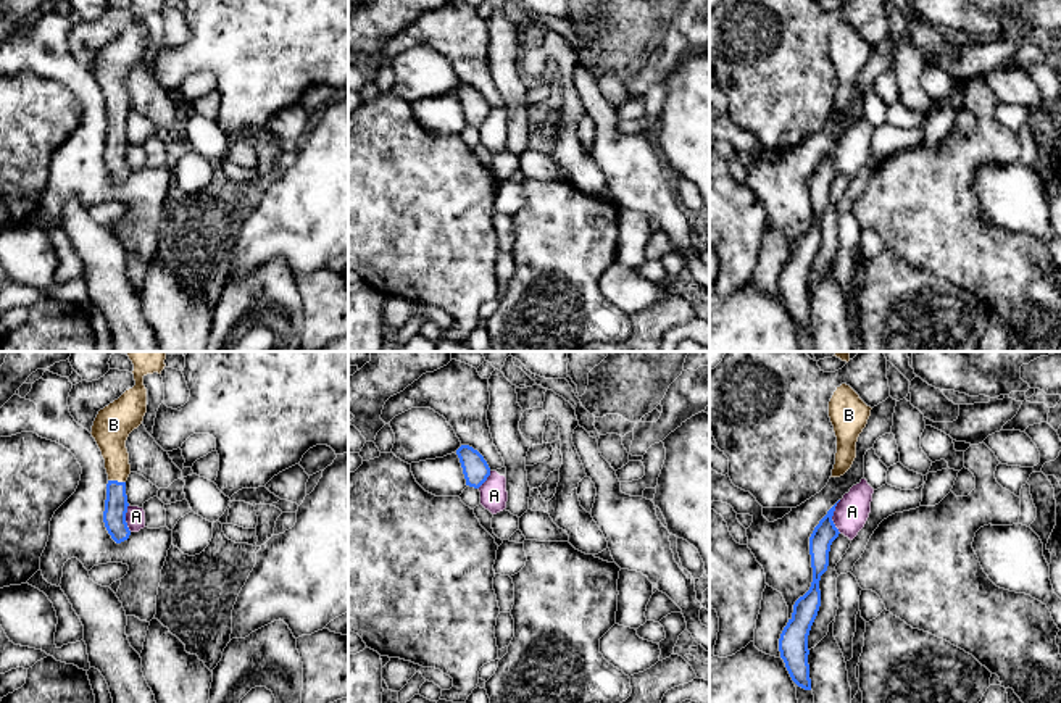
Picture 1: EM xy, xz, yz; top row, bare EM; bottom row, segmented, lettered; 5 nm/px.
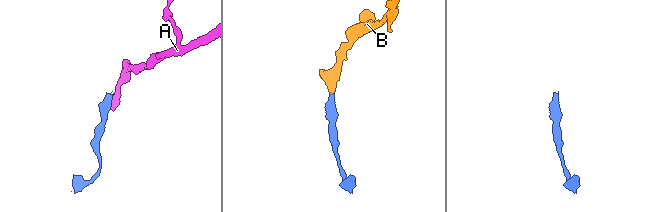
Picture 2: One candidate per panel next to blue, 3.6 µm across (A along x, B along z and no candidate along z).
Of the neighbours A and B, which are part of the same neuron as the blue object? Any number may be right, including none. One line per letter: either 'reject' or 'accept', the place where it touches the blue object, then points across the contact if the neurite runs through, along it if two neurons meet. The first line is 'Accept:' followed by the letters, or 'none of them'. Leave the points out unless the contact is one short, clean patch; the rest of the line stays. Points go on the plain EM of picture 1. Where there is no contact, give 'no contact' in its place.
Accept: B
A: reject; contact yz (832, 153); border yz (840, 139), (832, 155), (839, 171)
B: accept; contact xy (116, 120); way xy (116, 142), (116, 120), (112, 70)

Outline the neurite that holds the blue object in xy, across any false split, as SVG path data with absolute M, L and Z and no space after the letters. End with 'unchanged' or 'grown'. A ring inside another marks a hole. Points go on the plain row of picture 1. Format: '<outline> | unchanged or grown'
M132 0L135 24L126 29L118 39L98 50L92 76L95 77L108 113L103 161L116 182L129 177L126 161L127 134L126 119L131 113L126 79L137 68L147 52L147 27L144 16L164 8L164 0Z | grown

